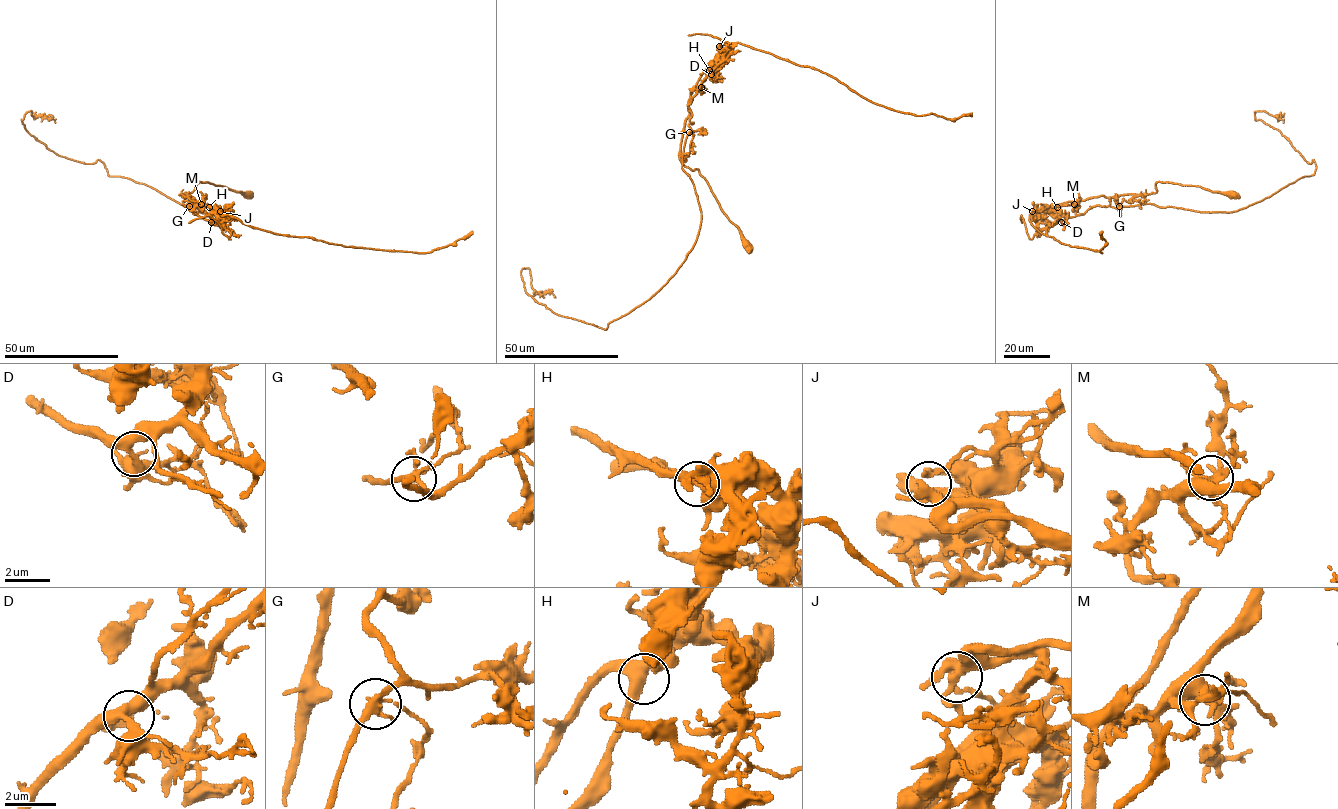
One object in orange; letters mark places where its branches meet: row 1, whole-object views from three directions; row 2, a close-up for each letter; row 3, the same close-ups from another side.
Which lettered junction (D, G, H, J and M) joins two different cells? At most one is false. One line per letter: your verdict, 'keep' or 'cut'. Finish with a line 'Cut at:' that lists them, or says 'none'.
D: keep
G: cut
H: keep
J: keep
M: keep
Cut at: G

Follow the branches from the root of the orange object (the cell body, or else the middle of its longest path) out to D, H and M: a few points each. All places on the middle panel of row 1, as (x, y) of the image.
D: (746, 245), (699, 170), (679, 159), (689, 154), (694, 135), (688, 105), (711, 74)
H: (746, 245), (699, 170), (686, 167), (679, 159), (691, 91), (701, 74), (709, 70)
M: (746, 245), (699, 170), (686, 167), (679, 159), (691, 91), (707, 69), (701, 87)

